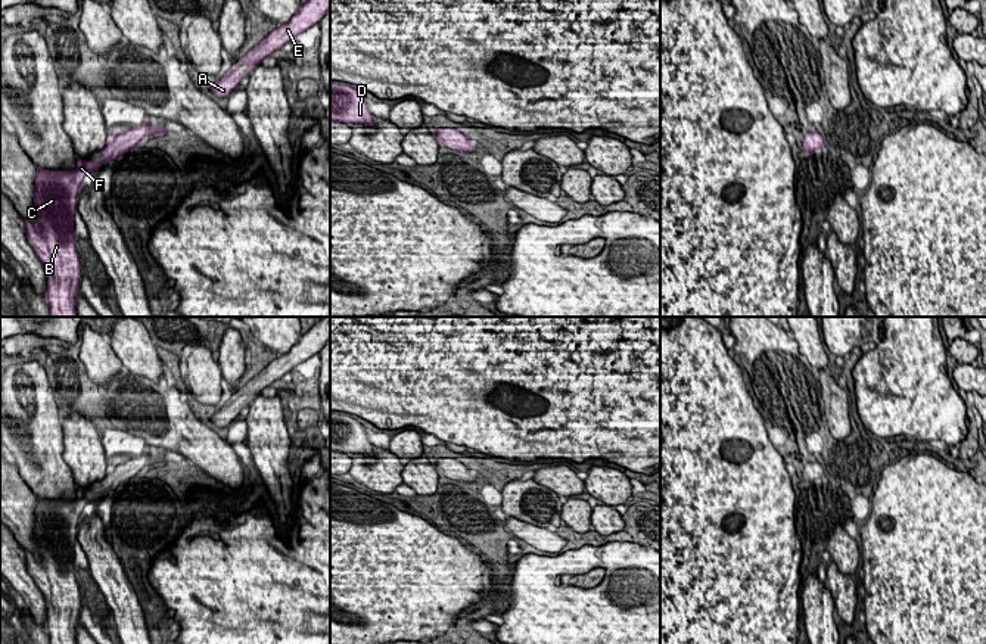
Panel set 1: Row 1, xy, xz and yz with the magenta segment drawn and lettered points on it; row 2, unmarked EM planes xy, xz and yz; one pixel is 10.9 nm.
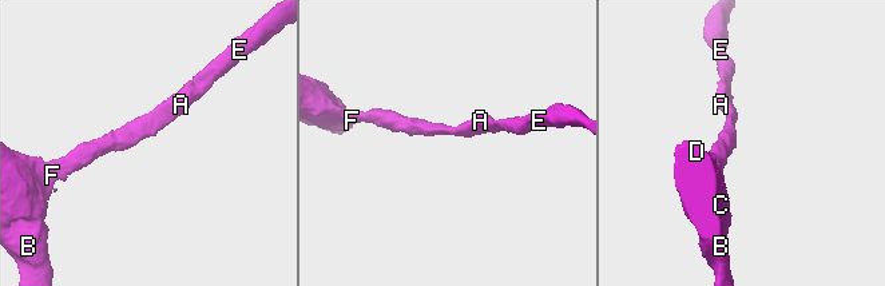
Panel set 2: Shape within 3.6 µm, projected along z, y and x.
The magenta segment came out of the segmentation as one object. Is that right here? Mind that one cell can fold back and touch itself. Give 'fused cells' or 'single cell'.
single cell

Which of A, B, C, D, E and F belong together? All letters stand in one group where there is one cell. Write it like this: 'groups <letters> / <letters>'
groups A B C D E F

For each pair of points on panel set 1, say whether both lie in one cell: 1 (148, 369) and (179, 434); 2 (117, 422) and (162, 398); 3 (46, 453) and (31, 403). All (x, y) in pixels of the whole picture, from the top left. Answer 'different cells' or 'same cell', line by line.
1: different cells
2: same cell
3: same cell

